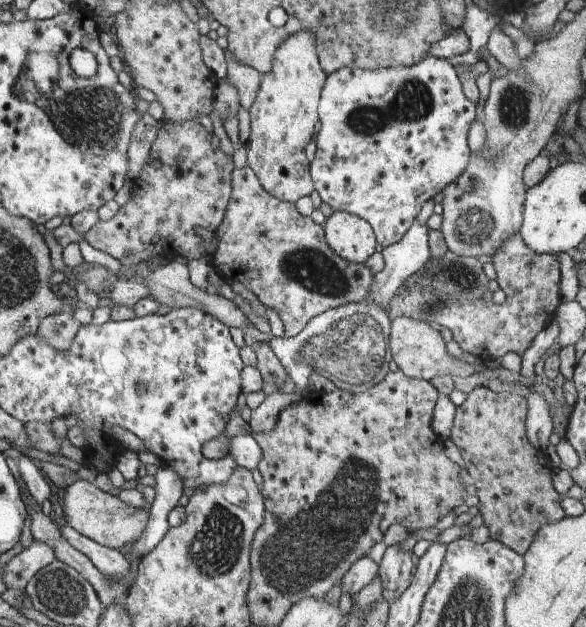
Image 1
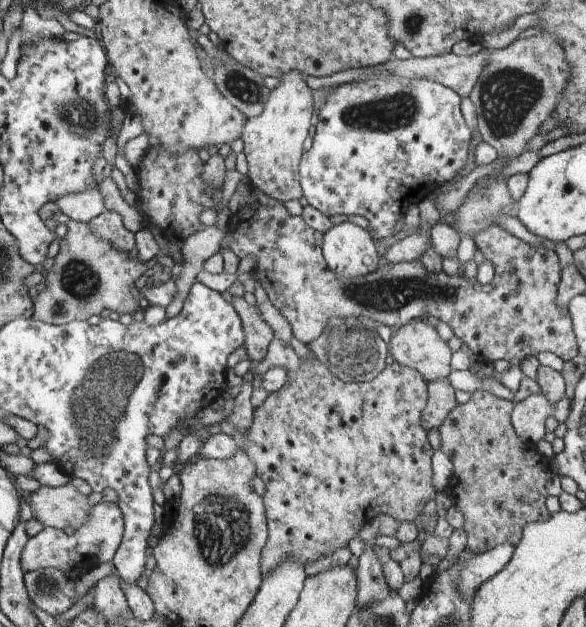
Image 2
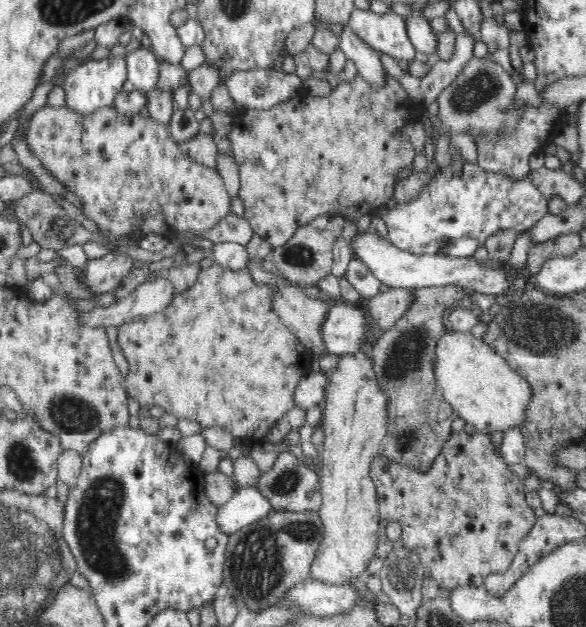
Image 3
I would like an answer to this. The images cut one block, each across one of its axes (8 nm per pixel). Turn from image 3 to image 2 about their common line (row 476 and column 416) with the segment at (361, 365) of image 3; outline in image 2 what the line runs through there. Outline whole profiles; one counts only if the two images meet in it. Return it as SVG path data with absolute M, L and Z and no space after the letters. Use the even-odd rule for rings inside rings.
M422 319L408 322L394 332L390 352L403 366L418 370L428 382L446 378L450 374L450 348L434 326Z

